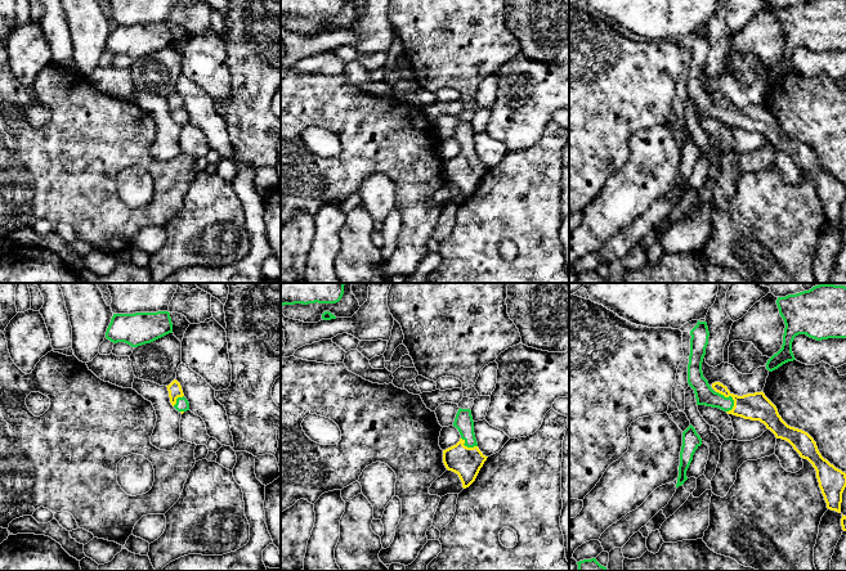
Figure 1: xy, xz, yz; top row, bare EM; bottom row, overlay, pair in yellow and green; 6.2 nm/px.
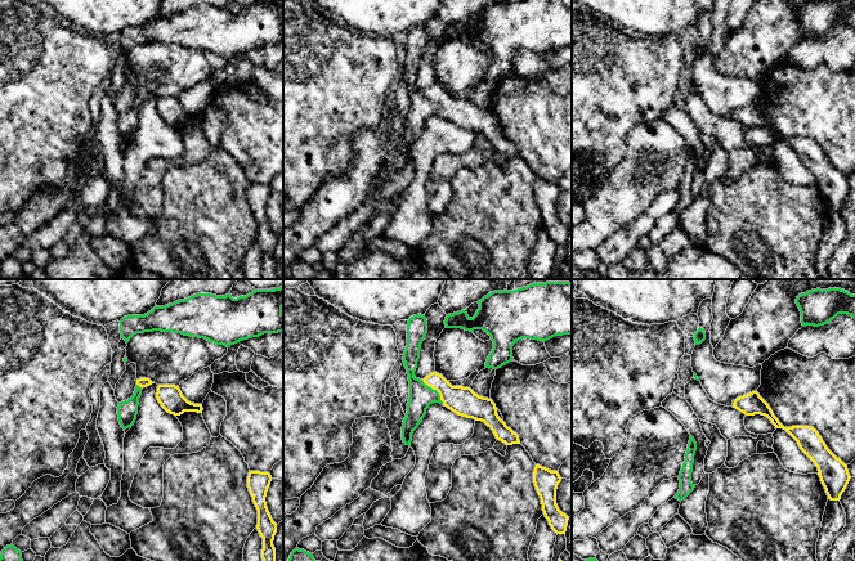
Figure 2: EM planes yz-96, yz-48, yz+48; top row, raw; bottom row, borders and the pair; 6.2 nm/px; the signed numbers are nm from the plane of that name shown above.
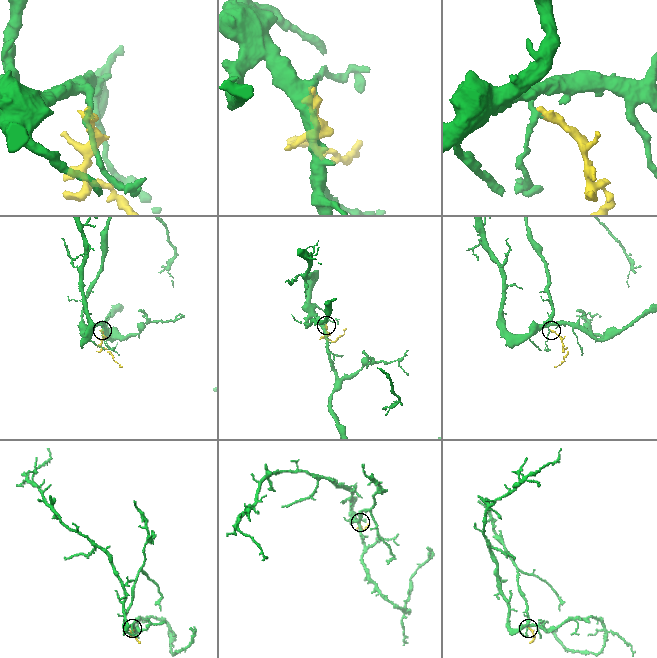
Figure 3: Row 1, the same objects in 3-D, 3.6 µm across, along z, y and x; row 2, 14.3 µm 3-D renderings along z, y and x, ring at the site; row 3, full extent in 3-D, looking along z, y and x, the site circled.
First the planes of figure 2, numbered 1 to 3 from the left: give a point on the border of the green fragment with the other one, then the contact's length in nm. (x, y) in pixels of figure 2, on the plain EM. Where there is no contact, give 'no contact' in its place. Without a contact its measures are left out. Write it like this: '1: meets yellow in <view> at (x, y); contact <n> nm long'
1: meets yellow in yz-96 at (139, 97); contact 50 nm long
2: meets yellow in yz-48 at (435, 101); contact 200 nm long
3: meets yellow in yz+48 at (734, 113); contact 30 nm long

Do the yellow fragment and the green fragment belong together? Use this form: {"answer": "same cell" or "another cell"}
{"answer": "same cell"}

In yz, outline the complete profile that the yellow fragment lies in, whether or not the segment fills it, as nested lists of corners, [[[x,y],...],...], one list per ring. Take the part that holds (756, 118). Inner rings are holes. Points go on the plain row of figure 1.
[[[698,32],[697,37],[690,42],[690,48],[688,95],[694,102],[697,117],[719,120],[728,126],[760,132],[776,150],[788,153],[800,168],[807,171],[815,180],[827,220],[841,225],[846,185],[822,168],[816,154],[807,144],[788,138],[779,127],[776,118],[762,103],[738,108],[720,94],[710,98],[702,84],[710,49],[707,35]]]

